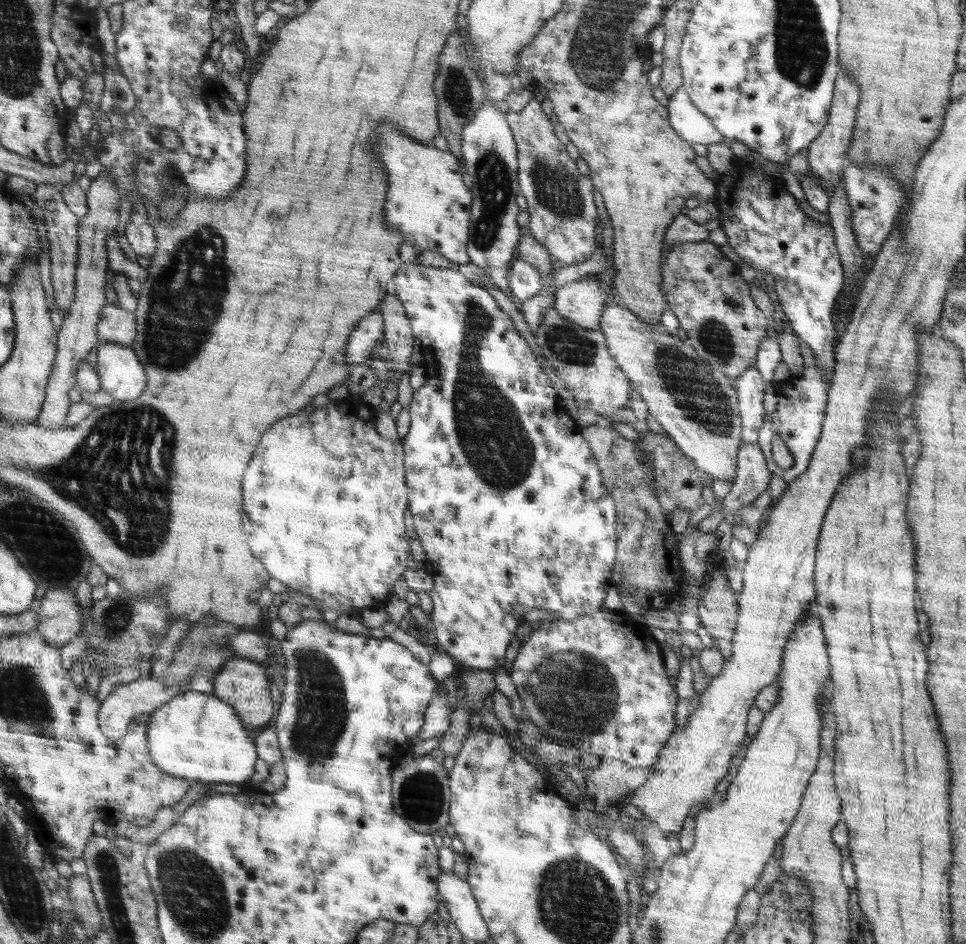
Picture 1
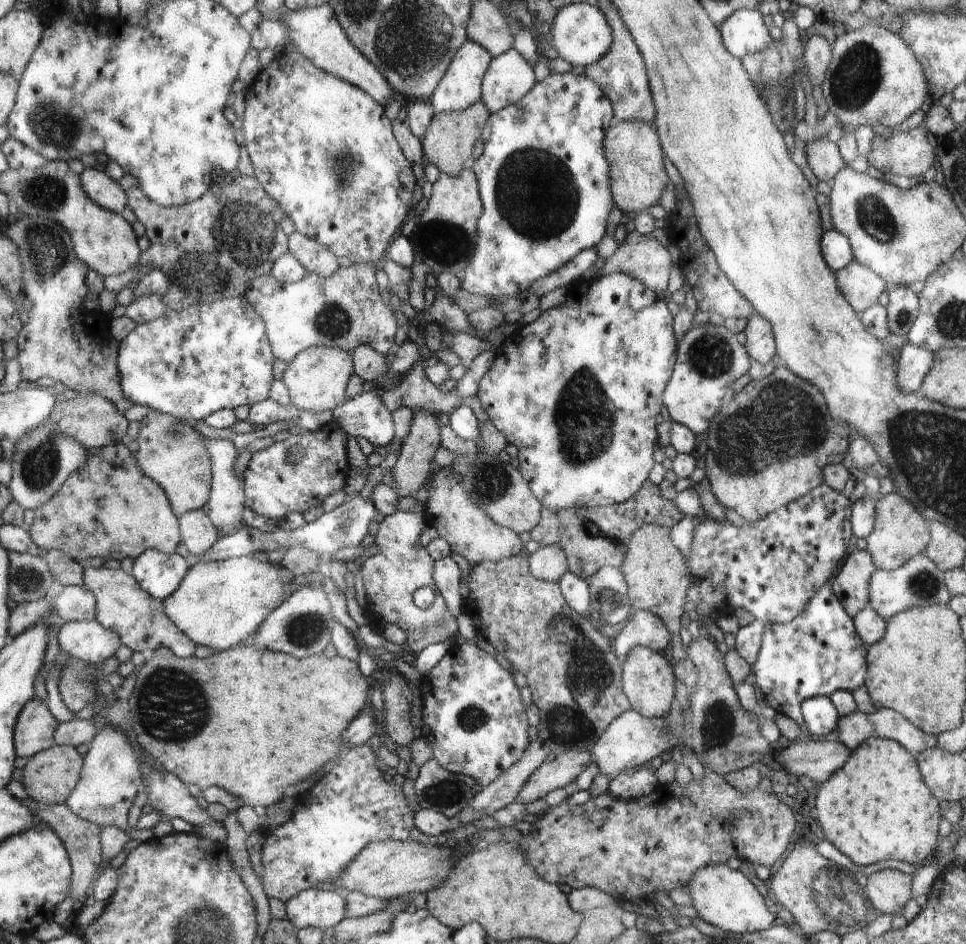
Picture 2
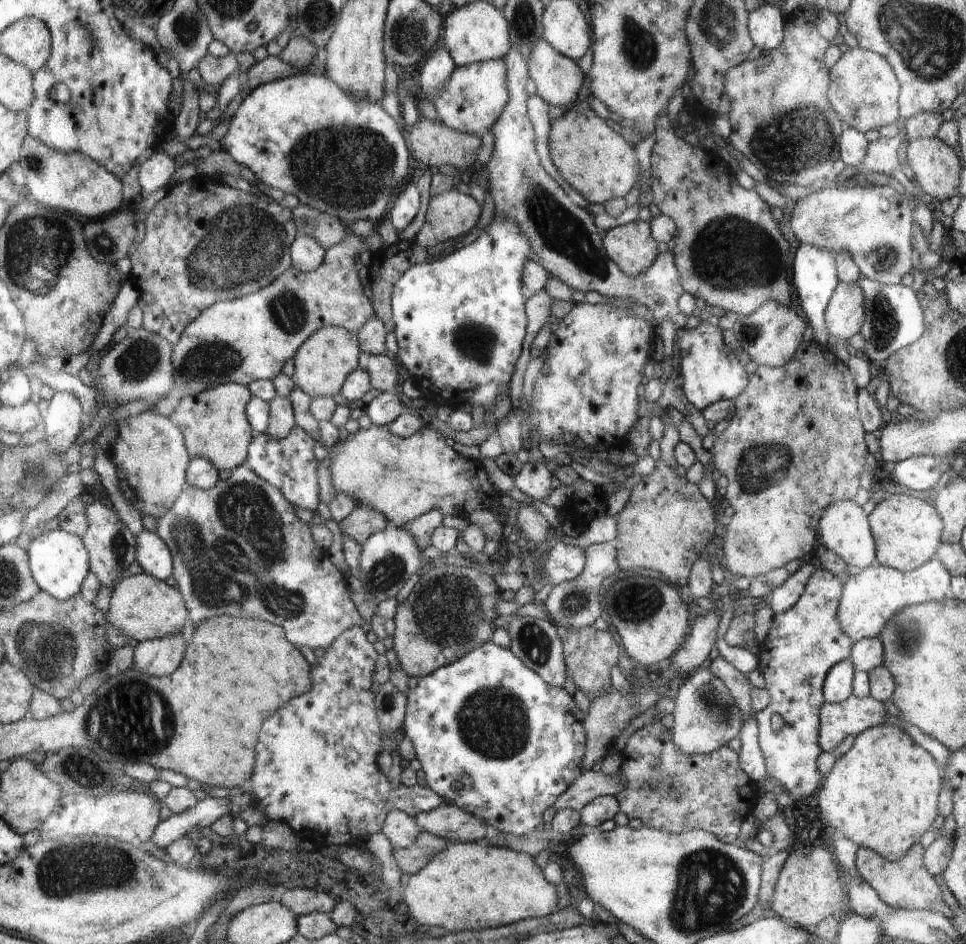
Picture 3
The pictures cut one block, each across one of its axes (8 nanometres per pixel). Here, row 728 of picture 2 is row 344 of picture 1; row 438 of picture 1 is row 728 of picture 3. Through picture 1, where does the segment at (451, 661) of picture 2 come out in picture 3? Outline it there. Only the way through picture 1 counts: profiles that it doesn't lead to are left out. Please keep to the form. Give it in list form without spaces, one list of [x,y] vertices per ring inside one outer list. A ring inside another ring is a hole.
[[[490,641],[481,647],[470,651],[452,664],[437,668],[430,675],[423,676],[416,688],[410,689],[405,706],[403,722],[404,736],[411,740],[415,748],[416,758],[422,765],[421,773],[425,774],[427,786],[430,787],[446,804],[456,805],[475,817],[485,821],[492,831],[510,833],[513,835],[533,835],[544,824],[543,815],[547,808],[553,806],[562,794],[581,776],[581,762],[585,755],[584,744],[578,744],[580,736],[584,738],[582,722],[578,716],[582,715],[577,701],[573,699],[564,687],[546,684],[537,672],[534,672],[520,658],[516,658],[508,648],[496,646]]]

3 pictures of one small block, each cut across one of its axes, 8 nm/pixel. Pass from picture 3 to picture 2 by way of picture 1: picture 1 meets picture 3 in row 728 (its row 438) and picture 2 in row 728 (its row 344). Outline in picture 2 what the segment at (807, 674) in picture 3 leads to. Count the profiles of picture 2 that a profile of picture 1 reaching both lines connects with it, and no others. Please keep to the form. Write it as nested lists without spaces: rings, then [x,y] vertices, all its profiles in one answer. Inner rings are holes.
[[[825,584],[796,619],[786,624],[765,625],[763,641],[752,666],[756,684],[776,712],[789,716],[806,730],[801,713],[806,699],[818,695],[829,697],[836,691],[852,693],[864,685],[868,655],[862,641],[853,617],[833,591],[832,584]]]

